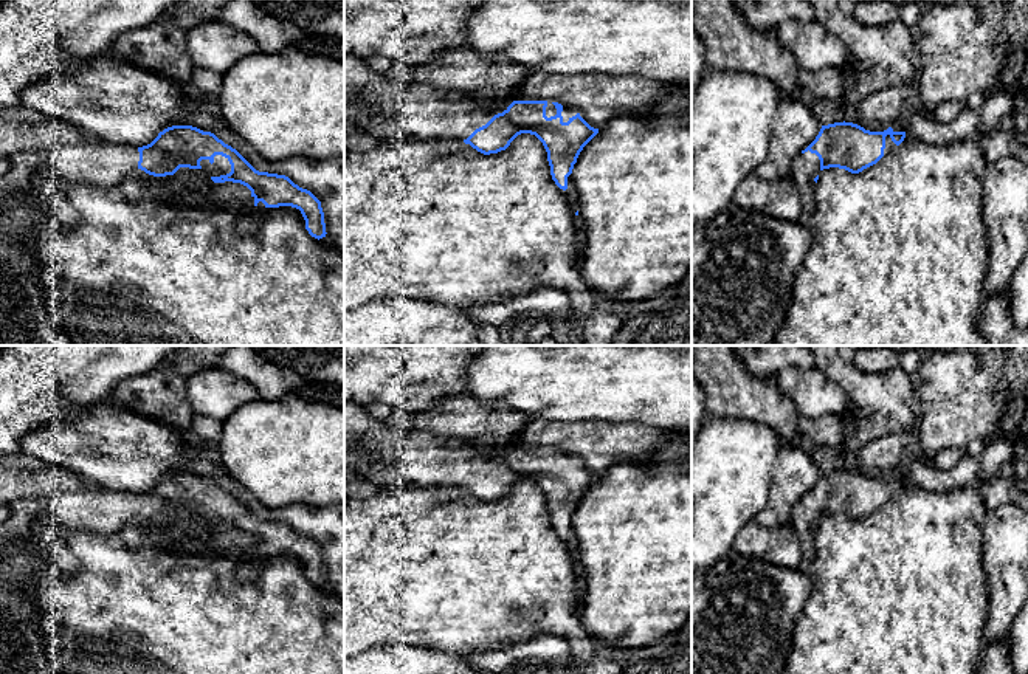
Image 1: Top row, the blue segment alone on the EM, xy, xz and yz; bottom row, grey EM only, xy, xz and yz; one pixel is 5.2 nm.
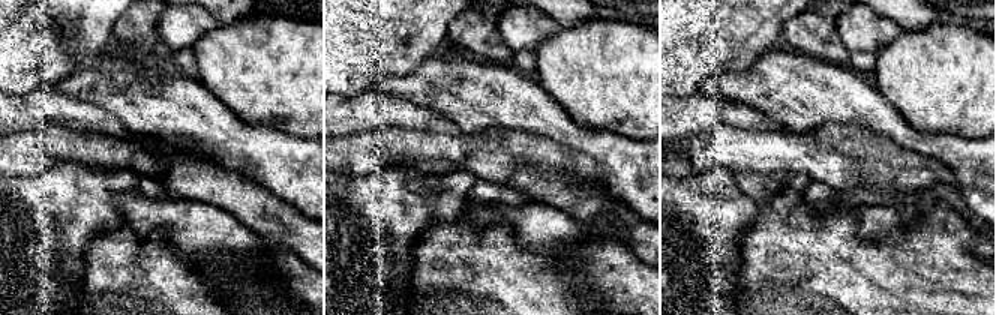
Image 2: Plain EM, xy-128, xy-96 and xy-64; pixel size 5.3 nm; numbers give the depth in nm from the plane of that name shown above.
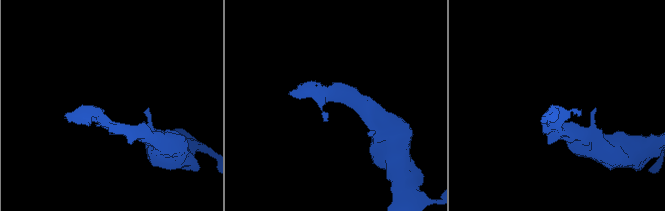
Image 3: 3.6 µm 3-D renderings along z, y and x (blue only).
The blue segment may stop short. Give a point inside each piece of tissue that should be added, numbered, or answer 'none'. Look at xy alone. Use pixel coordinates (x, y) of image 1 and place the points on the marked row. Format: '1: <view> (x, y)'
1: xy (220, 166)

